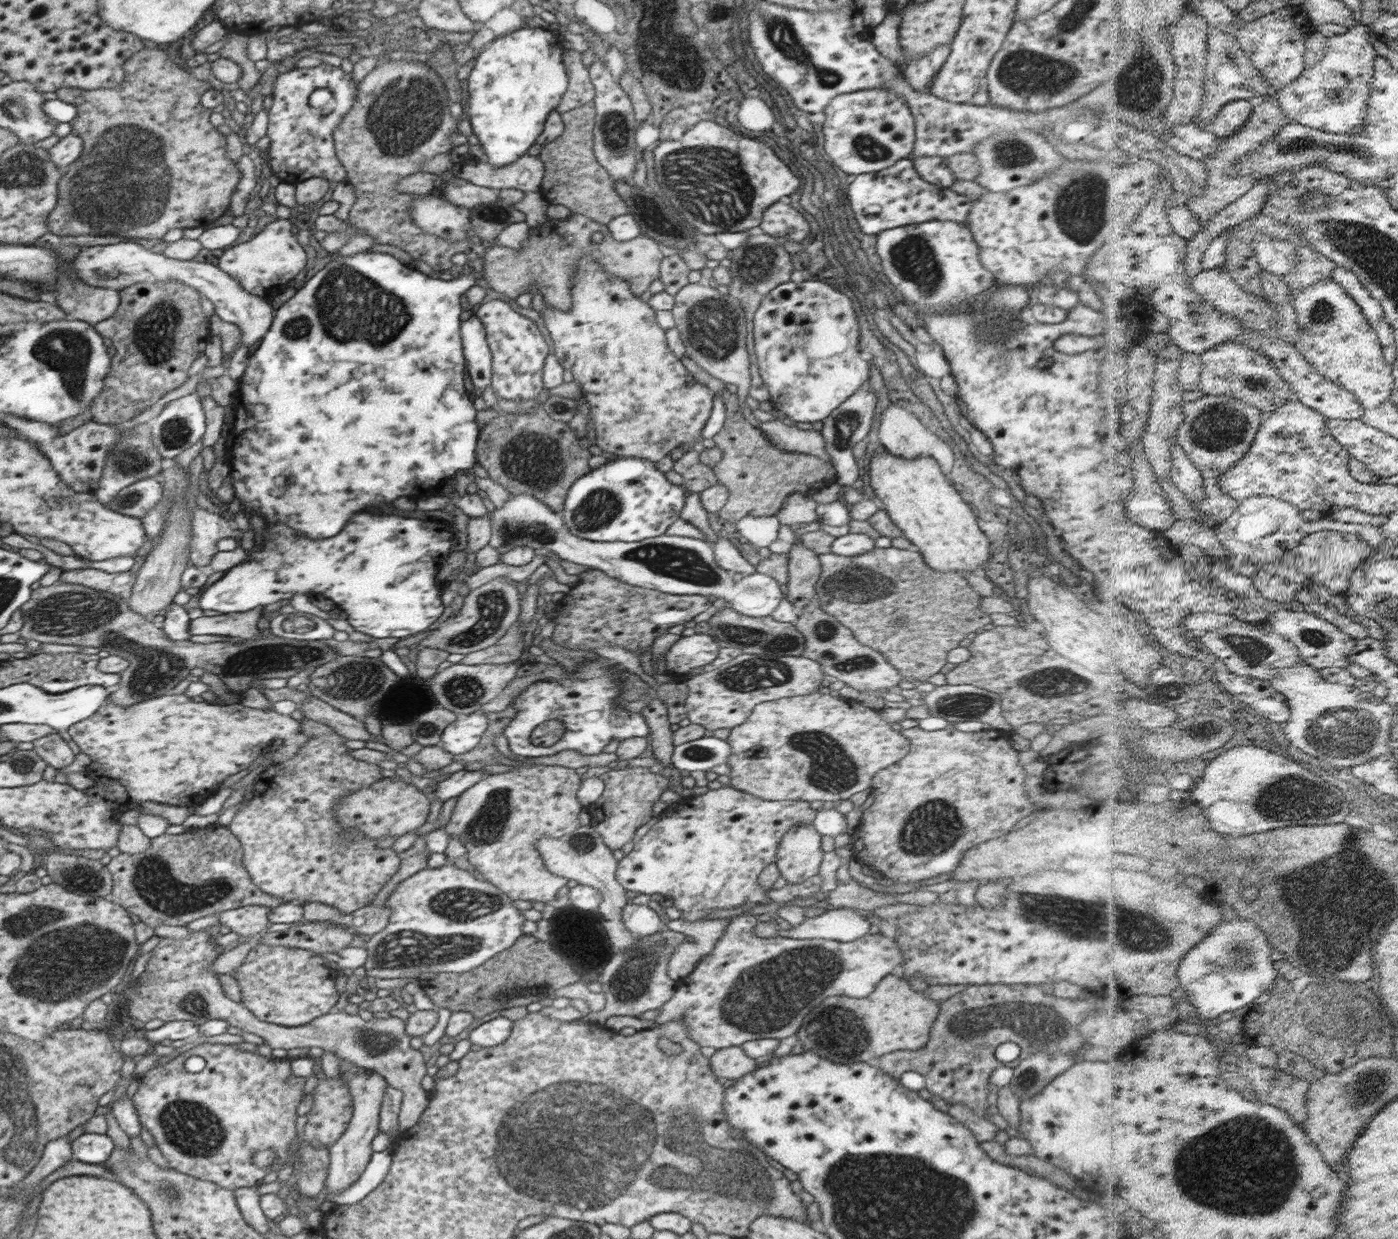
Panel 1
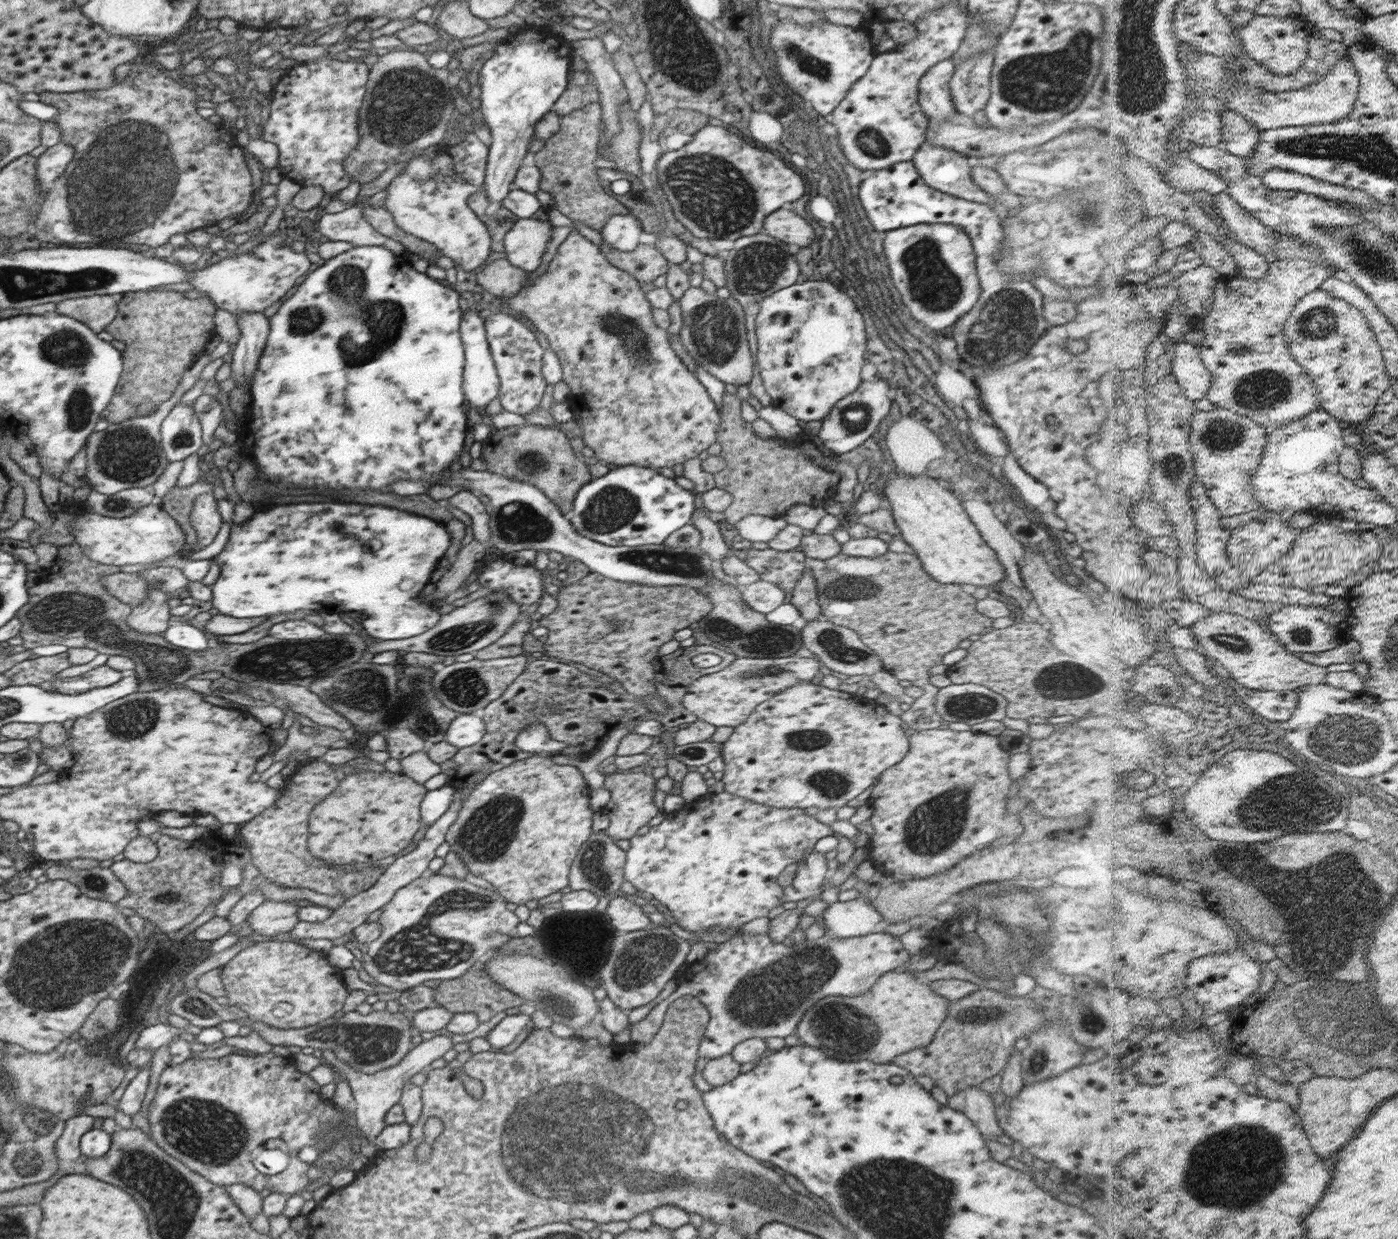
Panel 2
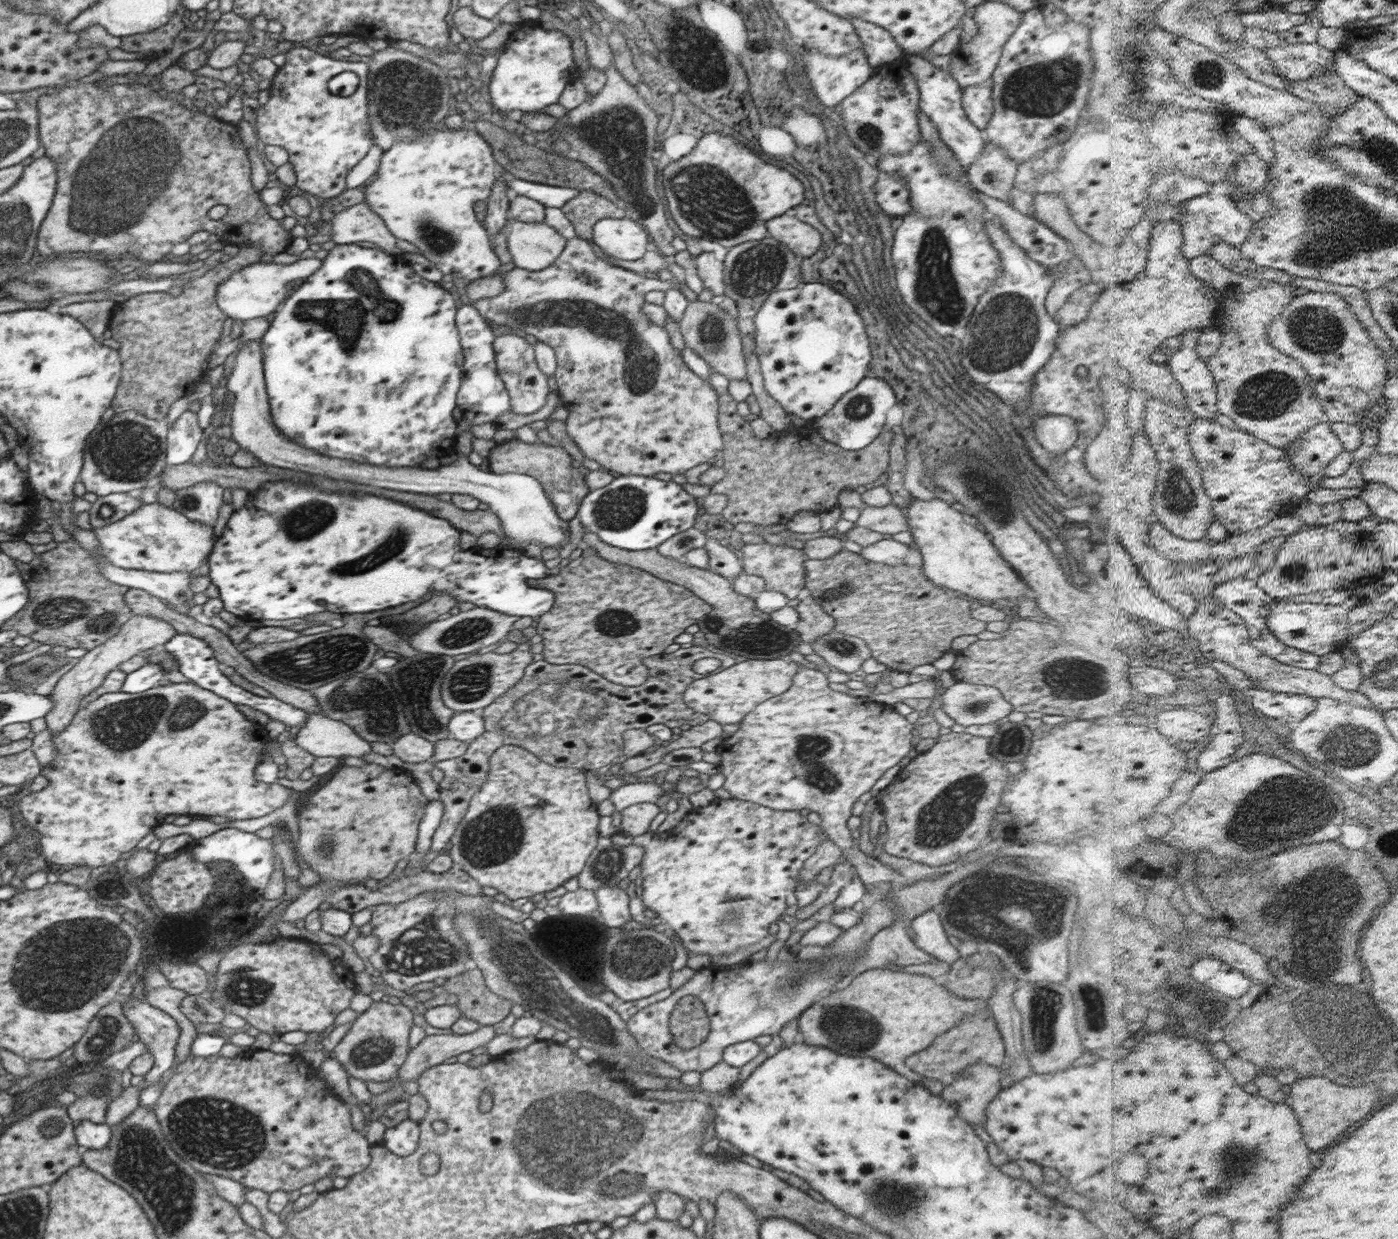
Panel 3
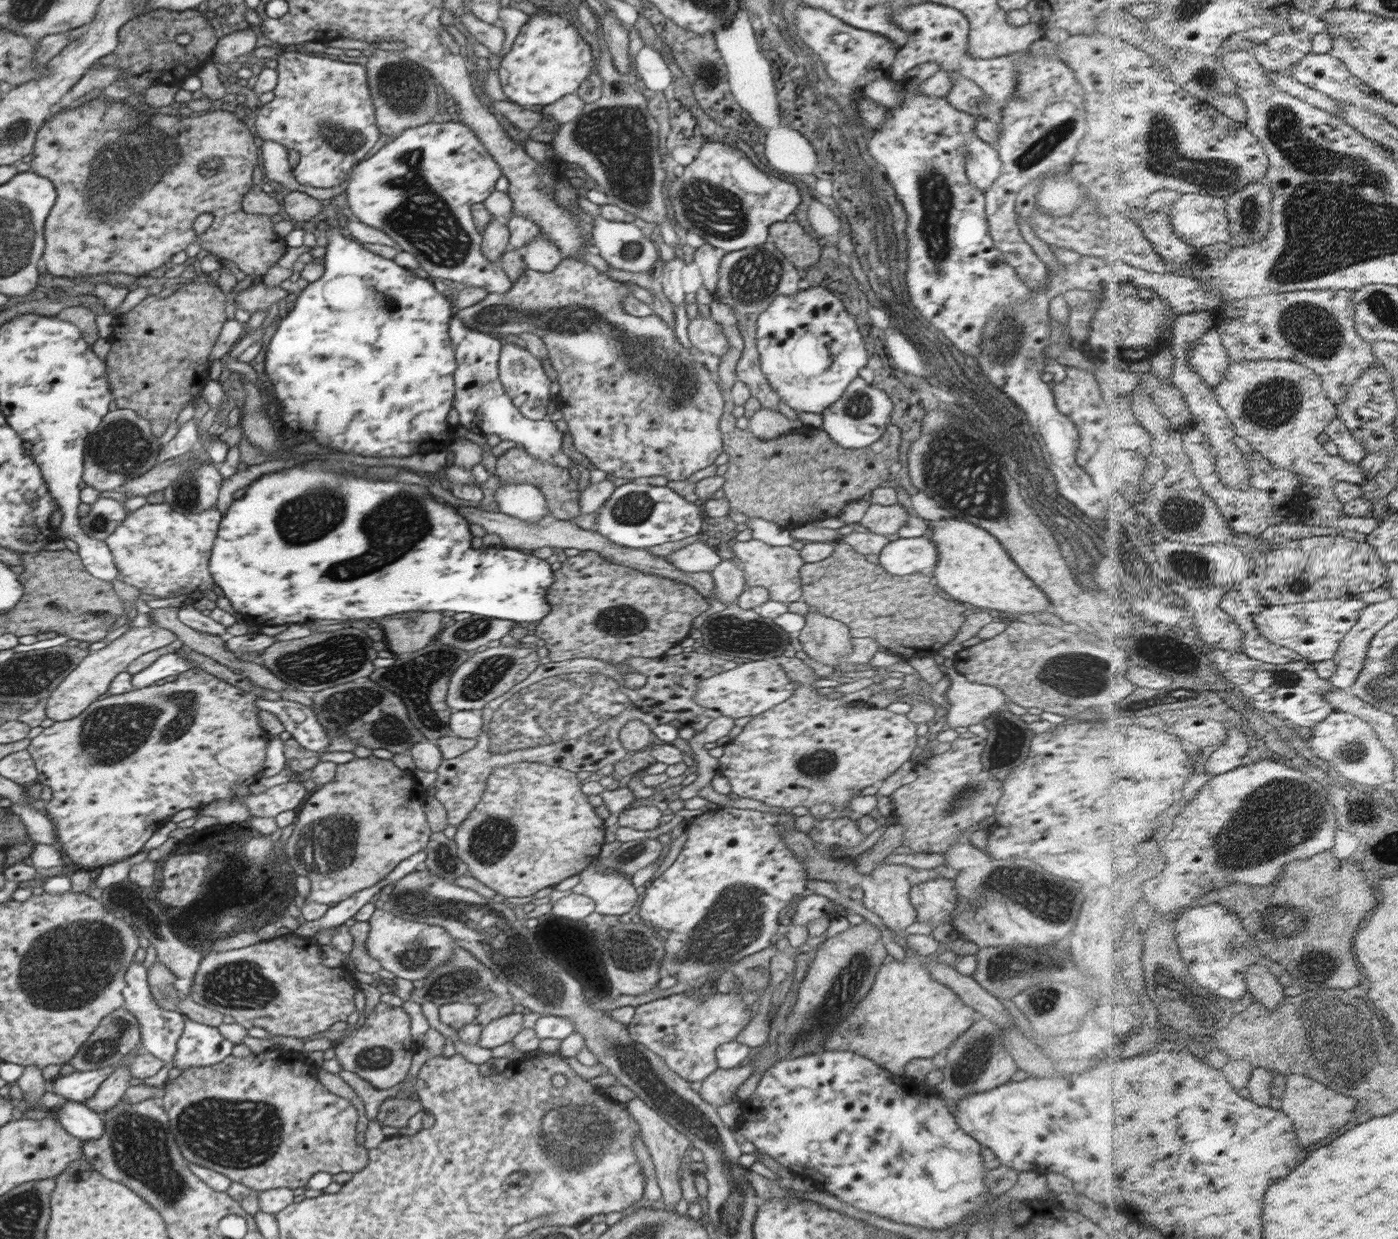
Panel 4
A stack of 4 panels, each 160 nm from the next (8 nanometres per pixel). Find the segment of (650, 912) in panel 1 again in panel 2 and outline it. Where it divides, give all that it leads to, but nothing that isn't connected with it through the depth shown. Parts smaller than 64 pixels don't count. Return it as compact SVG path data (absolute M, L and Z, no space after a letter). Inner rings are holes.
M618 896L610 900L604 913L609 917L609 922L616 934L628 934L652 924L640 907L634 903L631 897Z

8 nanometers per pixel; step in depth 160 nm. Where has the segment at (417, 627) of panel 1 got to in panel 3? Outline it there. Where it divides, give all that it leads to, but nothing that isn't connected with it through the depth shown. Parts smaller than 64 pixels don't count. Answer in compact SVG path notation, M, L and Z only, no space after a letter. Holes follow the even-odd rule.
M268 481L262 483L258 491L253 495L249 495L245 505L236 510L229 518L228 523L222 530L222 534L218 537L213 545L213 550L209 554L209 568L211 583L218 587L220 600L223 602L223 609L232 612L238 617L245 617L245 620L282 620L286 621L291 618L304 618L306 614L318 614L324 610L336 612L336 614L366 614L366 612L376 612L376 610L386 610L386 608L394 608L398 604L406 604L406 602L414 602L420 598L428 598L434 594L444 594L450 592L456 596L458 602L472 602L477 606L489 608L502 614L507 614L514 619L524 618L524 616L539 616L546 614L554 604L554 593L548 589L540 589L530 586L528 580L540 580L548 576L544 560L537 555L528 558L524 550L518 548L490 548L490 550L482 548L471 548L462 550L460 548L460 530L457 529L450 521L438 517L431 516L428 512L422 512L417 508L412 508L409 504L400 504L394 502L390 498L380 498L380 496L372 496L372 494L364 494L358 492L358 496L350 494L350 492L328 493L292 481ZM362 542L362 552L354 554L356 544ZM400 554L406 554L406 568L404 572L400 572ZM318 606L354 606L354 608L318 608Z

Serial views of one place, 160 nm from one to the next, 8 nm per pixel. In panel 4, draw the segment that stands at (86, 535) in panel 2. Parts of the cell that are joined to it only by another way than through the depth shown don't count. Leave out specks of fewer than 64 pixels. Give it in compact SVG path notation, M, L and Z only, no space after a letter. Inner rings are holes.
M164 502L147 503L135 512L128 512L124 521L104 540L113 554L113 561L119 574L117 578L138 588L144 594L152 594L158 598L186 596L187 602L192 602L196 596L211 590L213 578L209 571L209 558L223 516L218 512L216 505L207 509L200 514L178 513Z

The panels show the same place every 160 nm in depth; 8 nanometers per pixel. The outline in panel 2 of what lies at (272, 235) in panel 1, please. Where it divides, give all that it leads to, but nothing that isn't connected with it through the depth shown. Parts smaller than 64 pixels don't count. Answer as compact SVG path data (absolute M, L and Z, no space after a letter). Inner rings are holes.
M267 234L266 241L254 251L228 256L212 266L201 264L204 270L196 270L189 283L201 293L208 294L222 313L262 313L280 301L310 266L312 264L306 254L294 252L280 234Z

